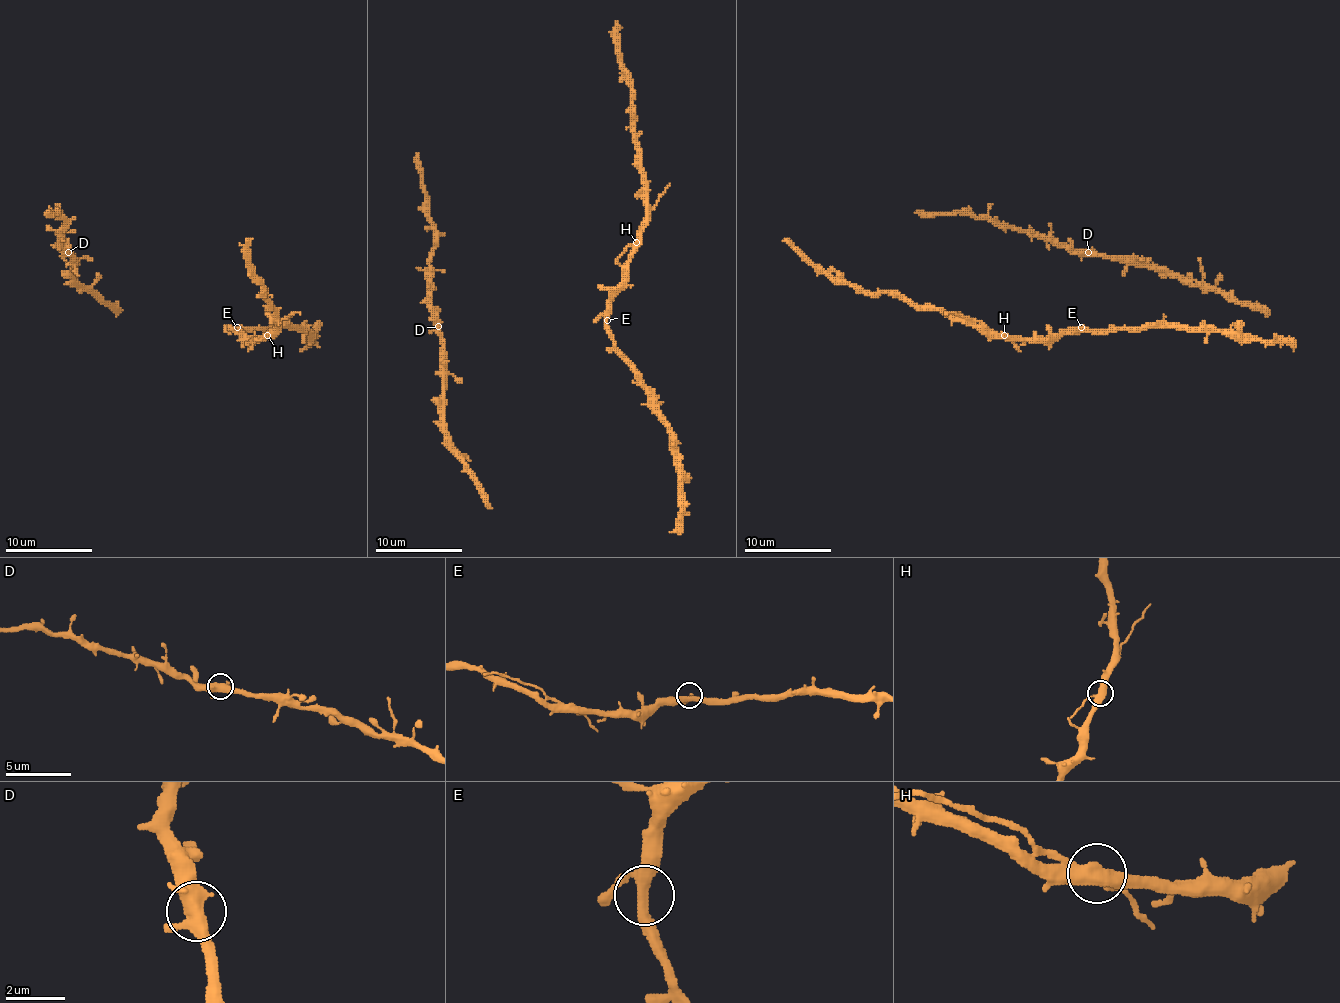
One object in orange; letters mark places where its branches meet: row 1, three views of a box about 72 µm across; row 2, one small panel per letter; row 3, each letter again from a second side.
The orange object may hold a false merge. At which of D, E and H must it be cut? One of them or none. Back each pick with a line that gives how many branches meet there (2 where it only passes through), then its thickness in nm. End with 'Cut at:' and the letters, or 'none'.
H: 3 branches meet; 440 nm thick
Cut at: H

